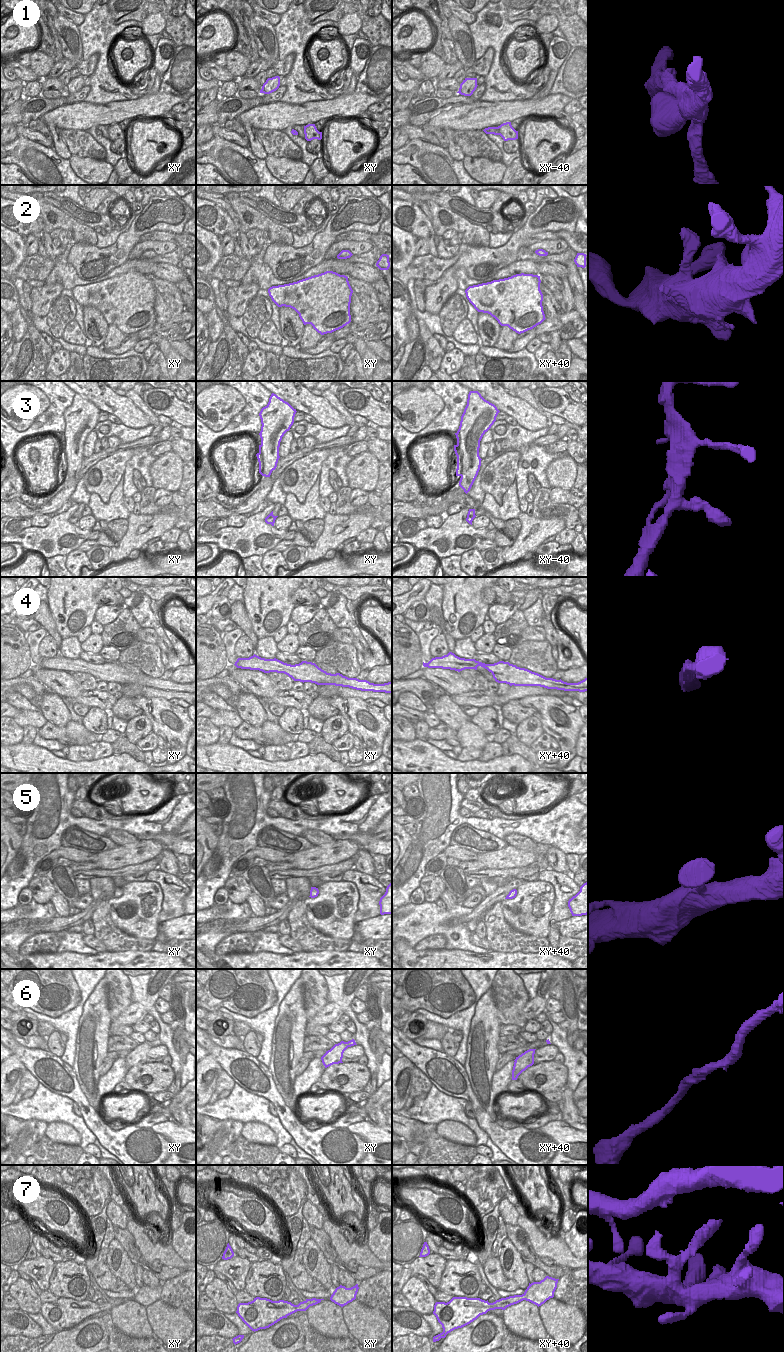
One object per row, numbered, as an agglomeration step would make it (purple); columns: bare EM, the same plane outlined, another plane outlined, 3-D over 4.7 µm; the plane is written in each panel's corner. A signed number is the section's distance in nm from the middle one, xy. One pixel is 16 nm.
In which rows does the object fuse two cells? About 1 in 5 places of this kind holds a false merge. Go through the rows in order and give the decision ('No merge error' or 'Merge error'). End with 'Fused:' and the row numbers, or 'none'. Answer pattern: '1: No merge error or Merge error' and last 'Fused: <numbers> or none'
1: No merge error
2: No merge error
3: No merge error
4: No merge error
5: No merge error
6: No merge error
7: No merge error
Fused: none

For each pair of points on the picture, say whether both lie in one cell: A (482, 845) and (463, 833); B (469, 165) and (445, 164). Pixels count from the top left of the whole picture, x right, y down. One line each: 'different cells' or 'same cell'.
A: same cell
B: different cells

